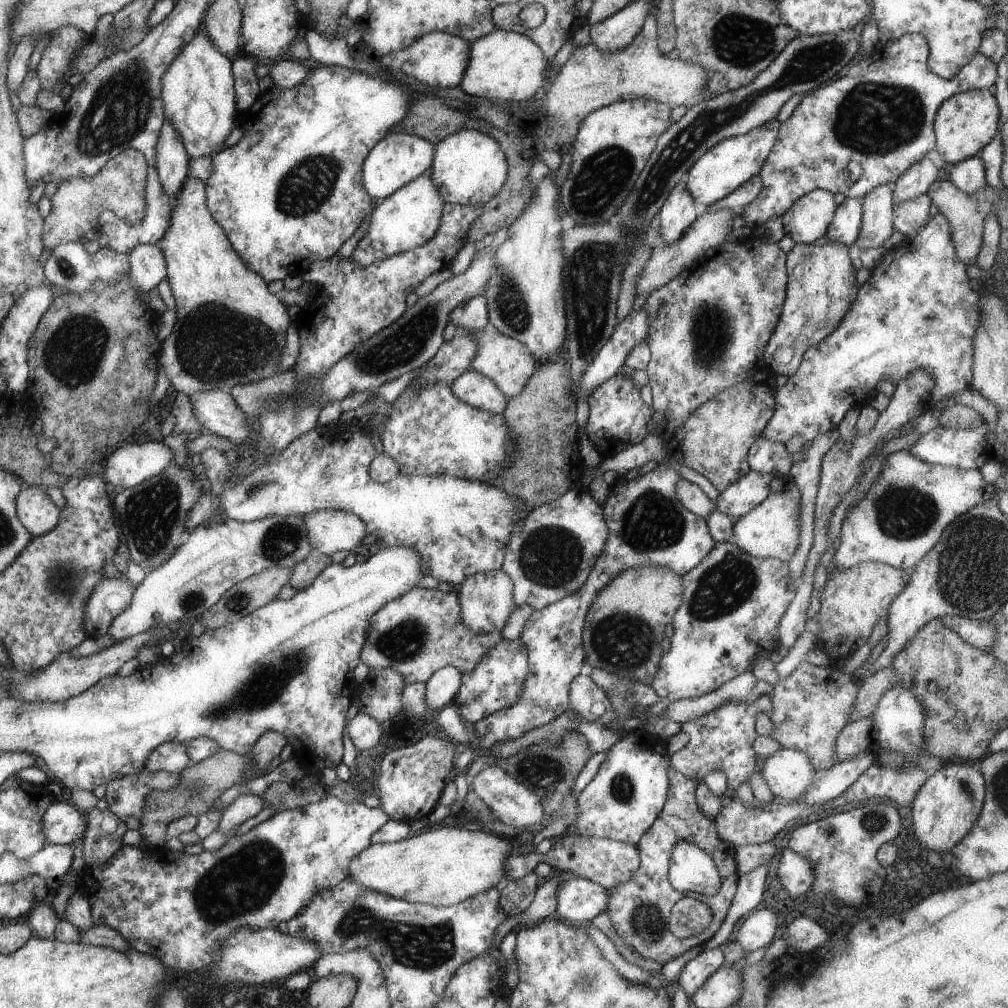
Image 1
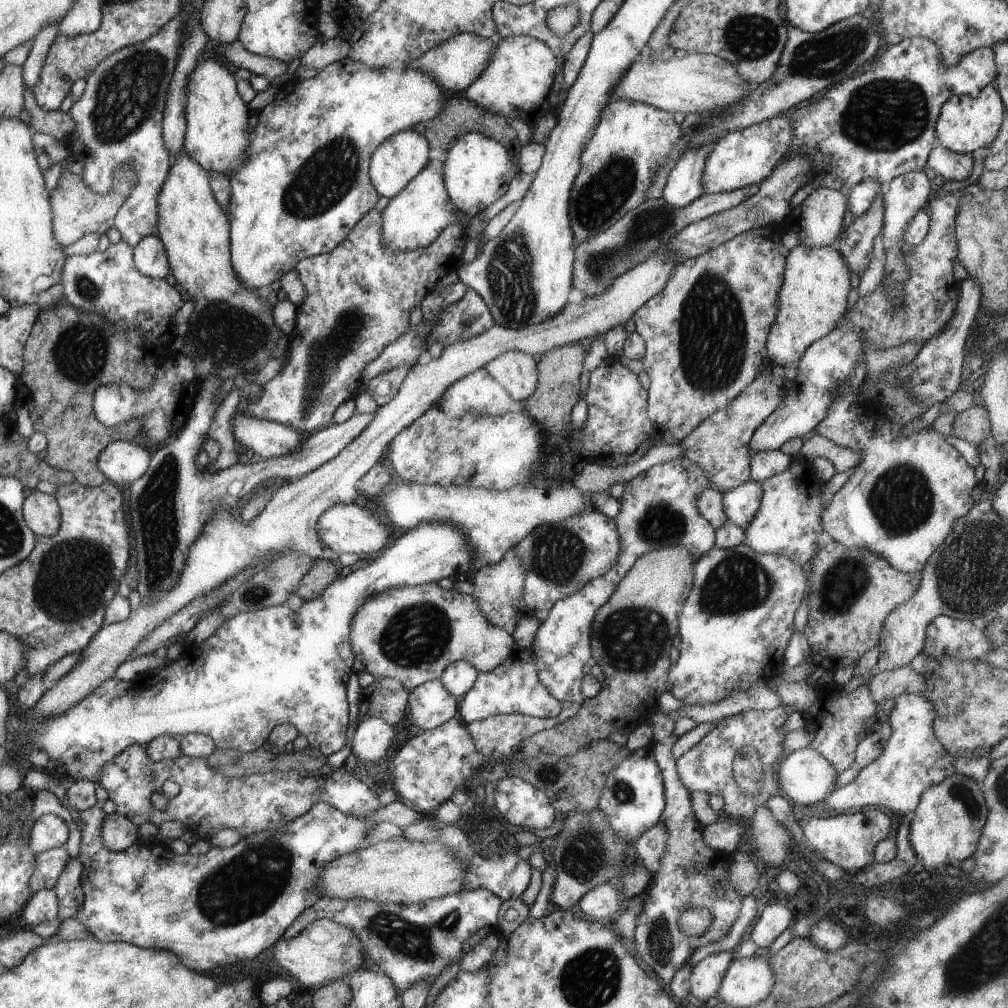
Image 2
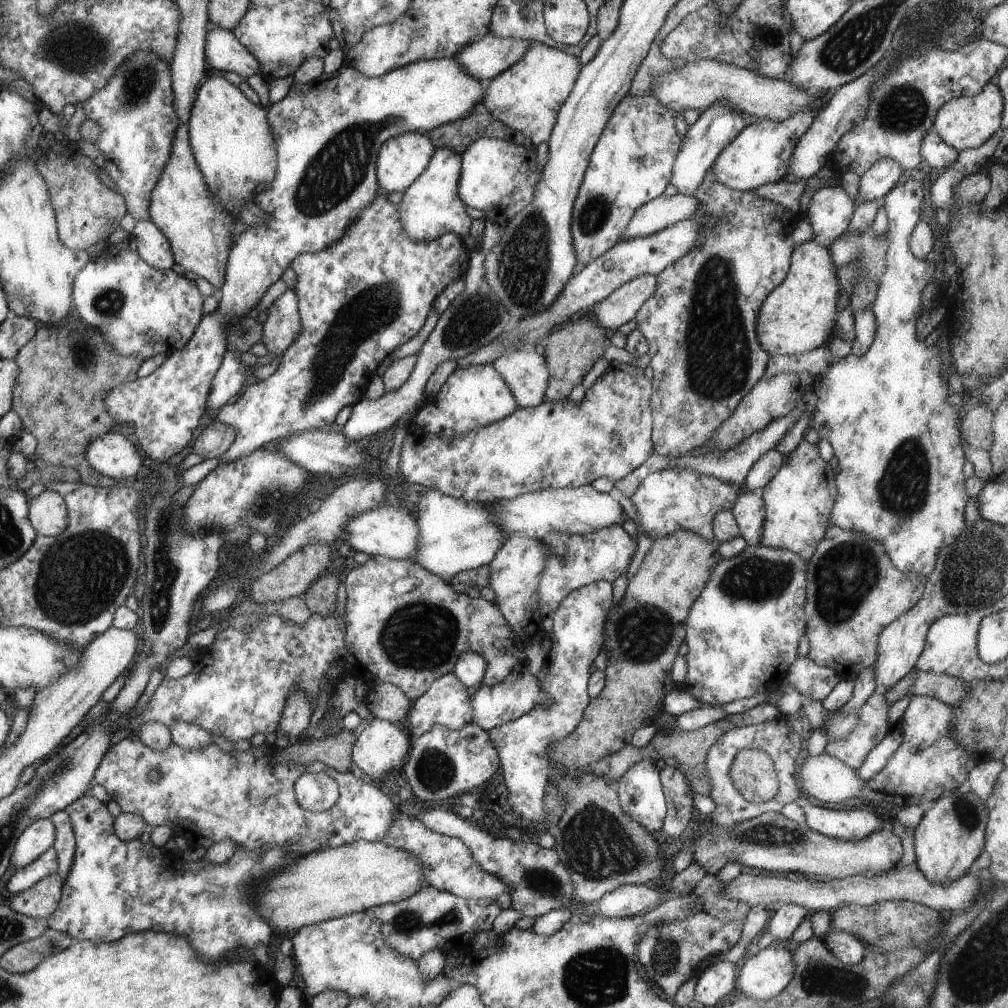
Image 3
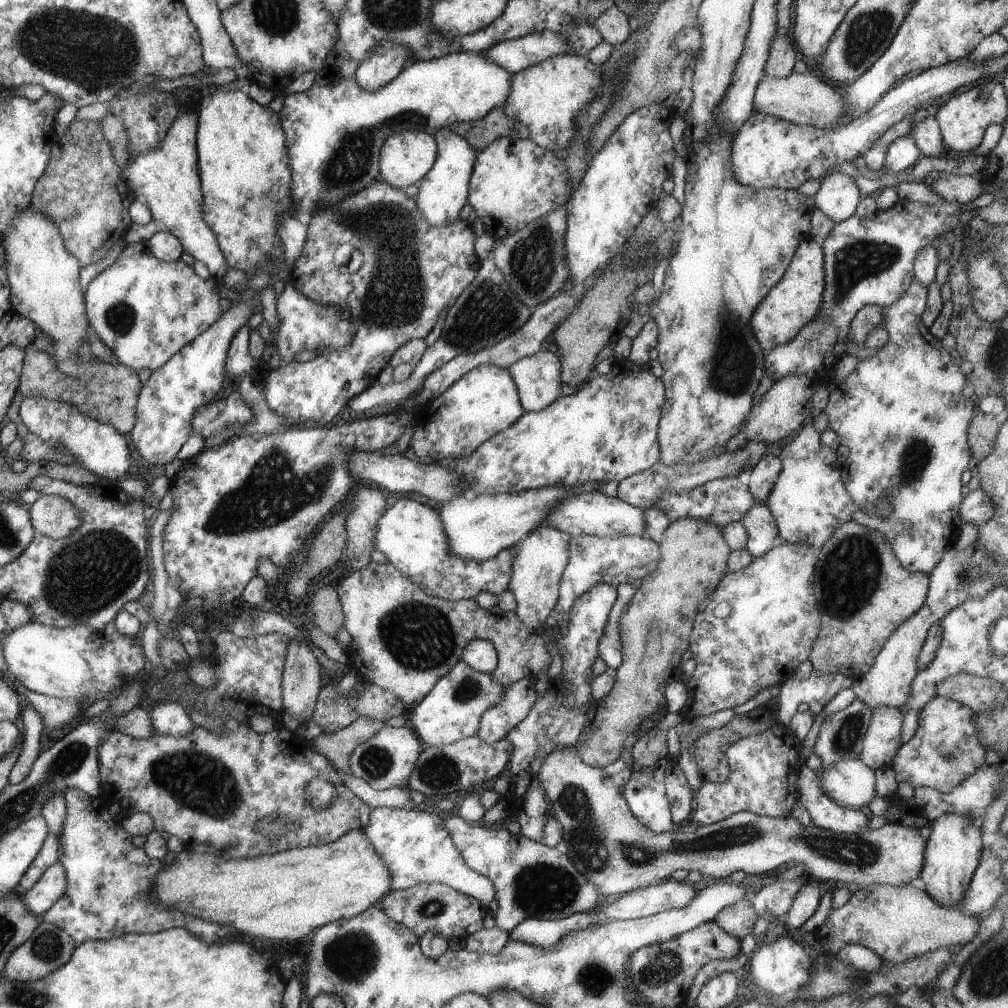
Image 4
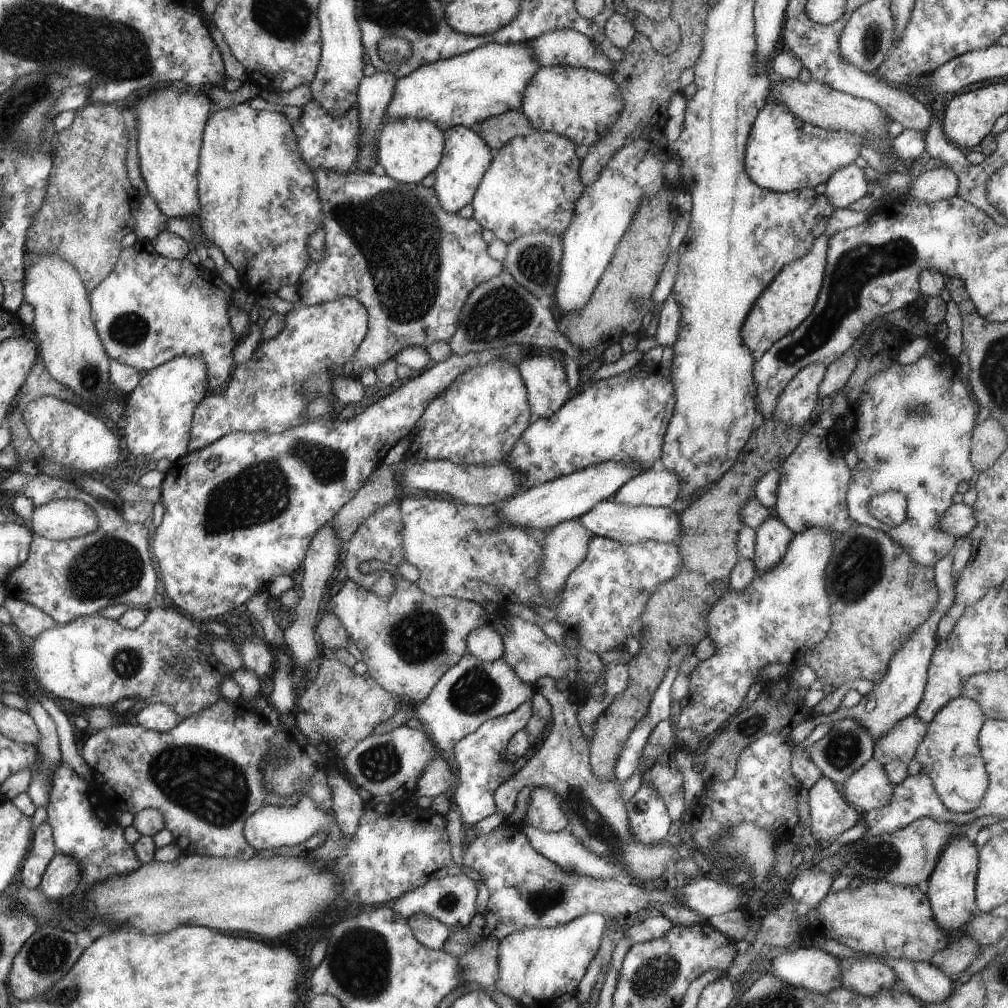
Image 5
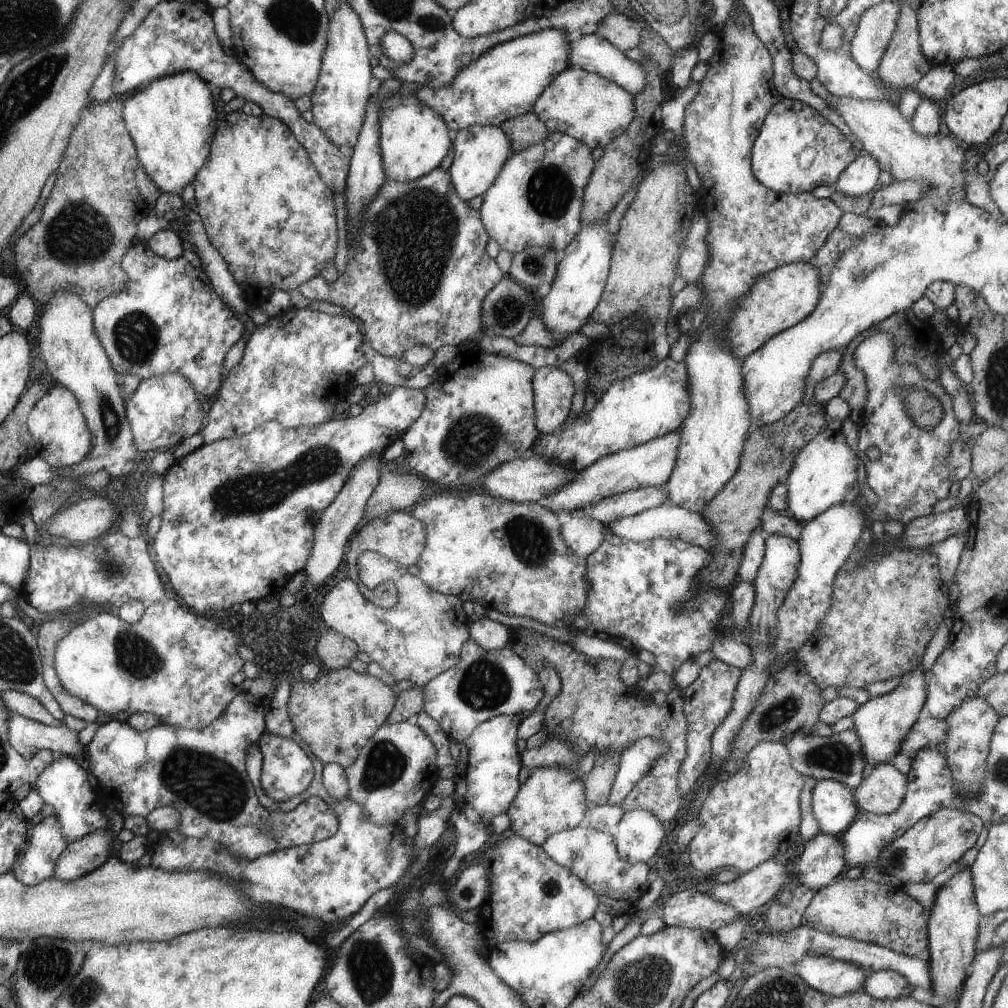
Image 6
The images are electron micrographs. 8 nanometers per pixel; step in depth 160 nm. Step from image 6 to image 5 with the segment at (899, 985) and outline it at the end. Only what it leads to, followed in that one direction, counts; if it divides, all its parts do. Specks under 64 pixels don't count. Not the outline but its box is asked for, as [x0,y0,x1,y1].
[840,954,897,997]

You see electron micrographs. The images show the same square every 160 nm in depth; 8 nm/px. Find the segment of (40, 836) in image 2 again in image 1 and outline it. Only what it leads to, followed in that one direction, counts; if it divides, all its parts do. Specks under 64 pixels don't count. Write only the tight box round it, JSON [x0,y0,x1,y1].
[43,800,87,845]

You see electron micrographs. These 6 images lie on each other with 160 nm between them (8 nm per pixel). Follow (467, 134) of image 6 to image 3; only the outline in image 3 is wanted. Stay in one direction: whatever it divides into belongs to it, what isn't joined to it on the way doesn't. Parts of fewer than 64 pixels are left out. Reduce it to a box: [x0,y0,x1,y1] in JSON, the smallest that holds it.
[398,147,473,242]

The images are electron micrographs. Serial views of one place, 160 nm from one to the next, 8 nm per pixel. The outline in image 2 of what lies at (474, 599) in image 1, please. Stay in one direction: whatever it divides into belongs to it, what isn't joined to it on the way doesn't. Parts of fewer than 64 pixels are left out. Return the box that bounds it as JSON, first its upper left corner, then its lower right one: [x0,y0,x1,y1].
[472,547,526,635]

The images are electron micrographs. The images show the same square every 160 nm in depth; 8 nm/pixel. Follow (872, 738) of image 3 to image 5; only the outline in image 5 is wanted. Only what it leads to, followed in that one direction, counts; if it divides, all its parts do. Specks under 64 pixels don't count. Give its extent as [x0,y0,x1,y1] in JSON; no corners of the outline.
[873,715,928,765]

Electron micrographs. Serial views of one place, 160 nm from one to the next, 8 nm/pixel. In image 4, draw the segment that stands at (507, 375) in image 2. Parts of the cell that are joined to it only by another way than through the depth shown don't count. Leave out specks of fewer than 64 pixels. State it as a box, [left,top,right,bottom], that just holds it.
[508,350,562,412]

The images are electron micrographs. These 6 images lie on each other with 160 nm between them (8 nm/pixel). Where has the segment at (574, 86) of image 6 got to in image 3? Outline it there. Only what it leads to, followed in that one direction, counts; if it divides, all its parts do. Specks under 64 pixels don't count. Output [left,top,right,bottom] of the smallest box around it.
[482,41,582,150]

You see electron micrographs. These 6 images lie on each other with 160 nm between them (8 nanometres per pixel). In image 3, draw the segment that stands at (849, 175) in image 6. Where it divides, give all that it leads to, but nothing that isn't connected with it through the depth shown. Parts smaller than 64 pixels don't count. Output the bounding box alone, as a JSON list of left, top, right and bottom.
[803,185,858,248]

